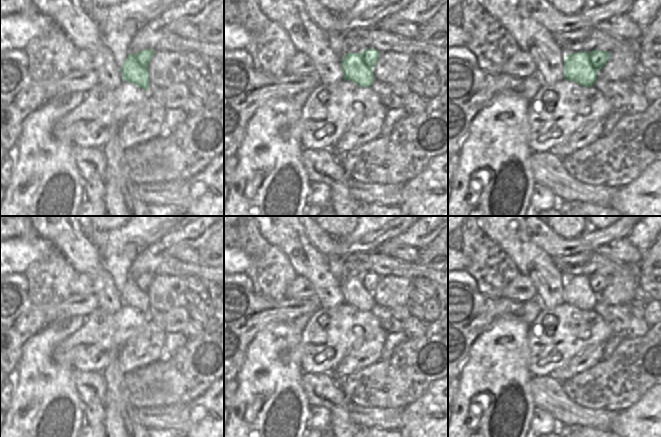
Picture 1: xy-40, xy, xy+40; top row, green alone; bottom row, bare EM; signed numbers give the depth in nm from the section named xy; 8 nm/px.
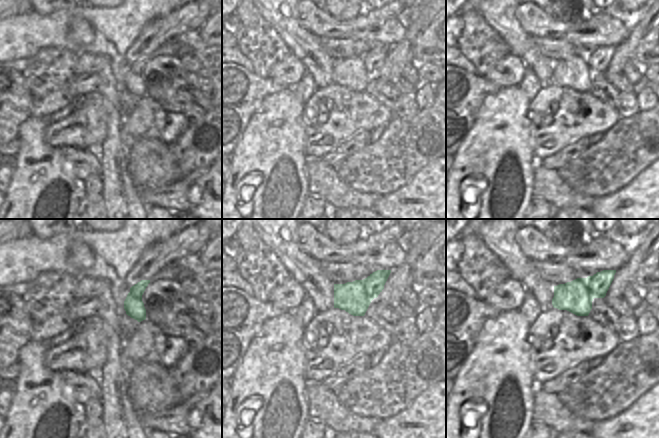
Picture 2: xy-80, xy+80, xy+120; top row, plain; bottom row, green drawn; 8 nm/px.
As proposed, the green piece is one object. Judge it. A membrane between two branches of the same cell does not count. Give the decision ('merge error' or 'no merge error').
no merge error

